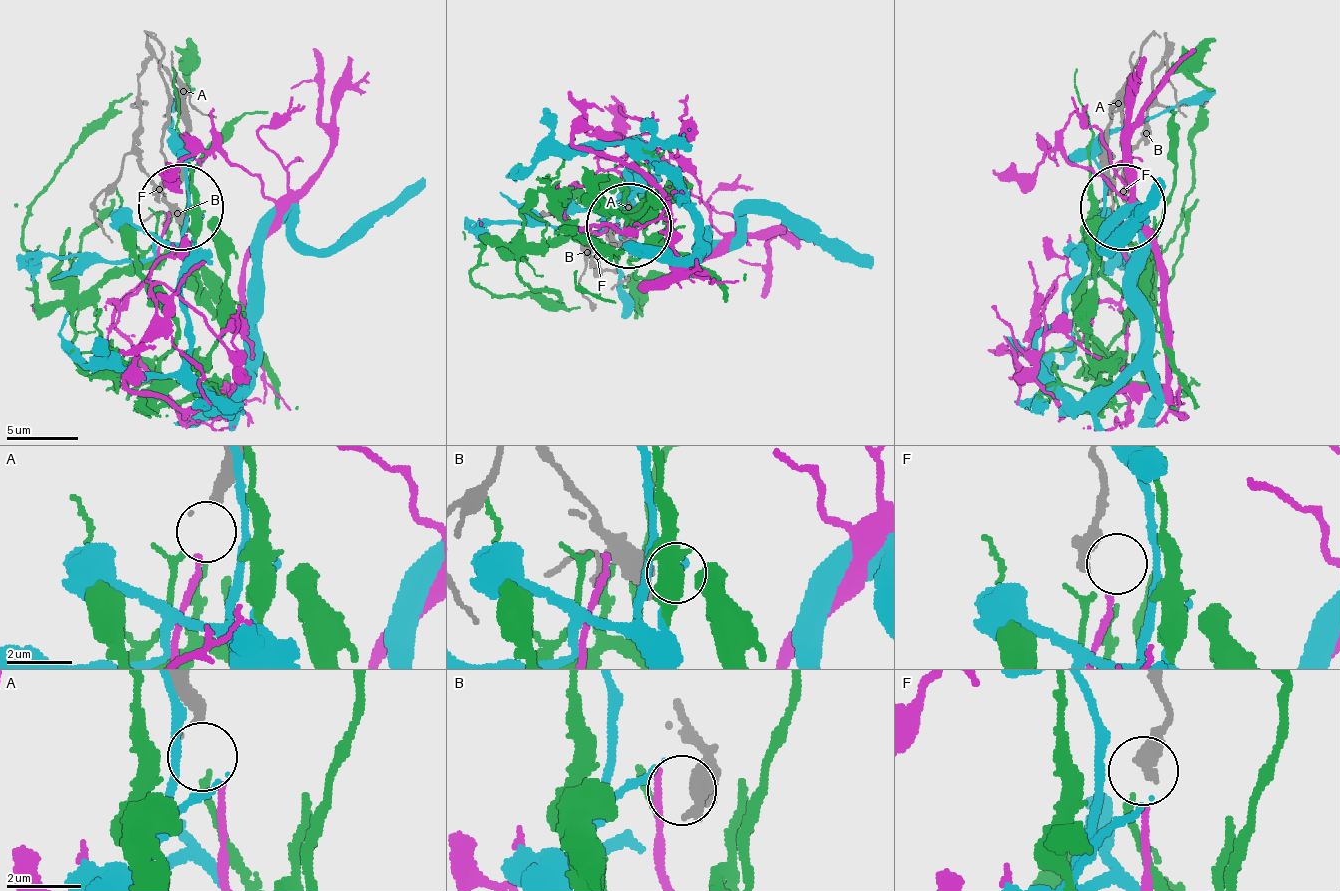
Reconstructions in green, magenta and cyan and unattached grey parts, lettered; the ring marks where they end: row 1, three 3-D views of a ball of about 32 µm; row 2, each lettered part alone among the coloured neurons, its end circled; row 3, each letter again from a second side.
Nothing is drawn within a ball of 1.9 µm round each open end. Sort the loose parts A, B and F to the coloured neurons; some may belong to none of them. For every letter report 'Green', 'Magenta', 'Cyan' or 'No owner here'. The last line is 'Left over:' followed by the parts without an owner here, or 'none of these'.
A: Green
B: No owner here
F: Magenta
Left over: B

